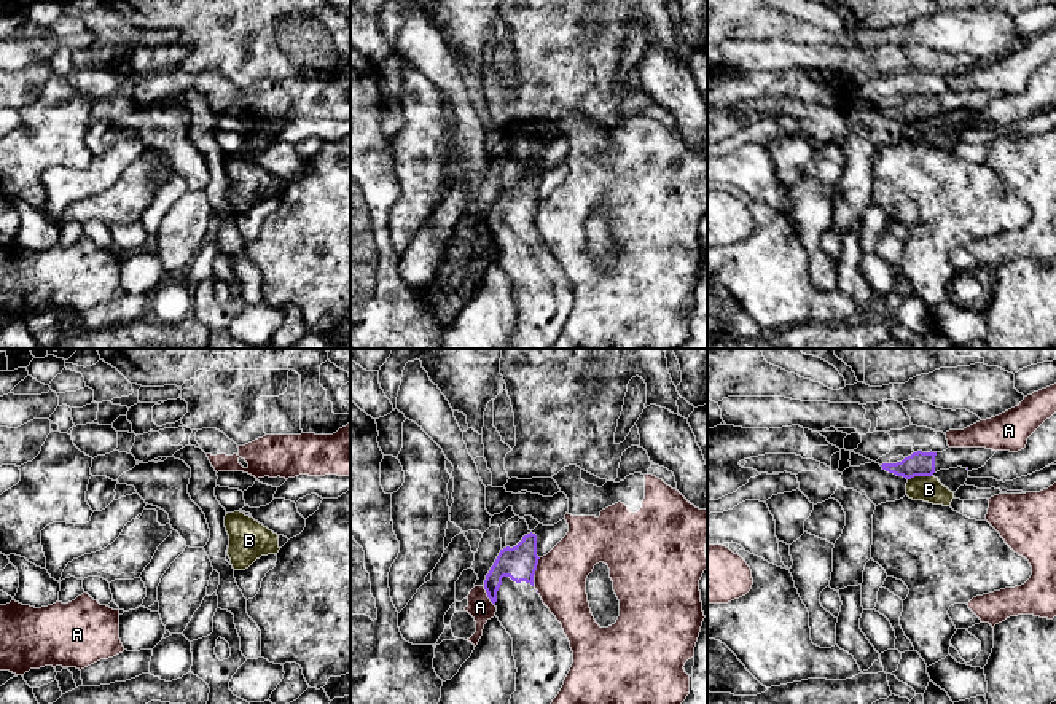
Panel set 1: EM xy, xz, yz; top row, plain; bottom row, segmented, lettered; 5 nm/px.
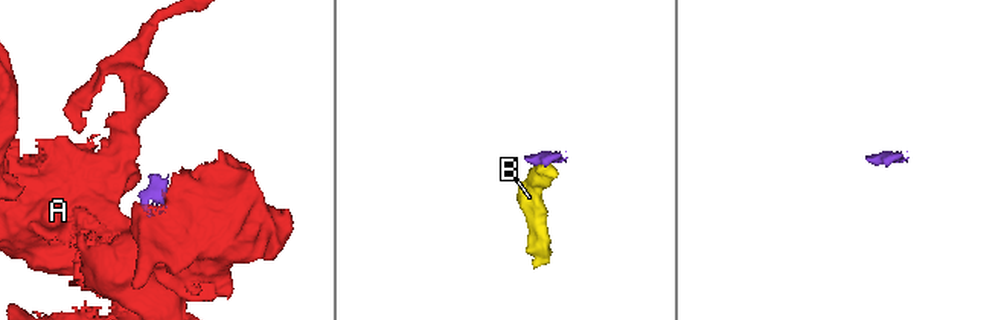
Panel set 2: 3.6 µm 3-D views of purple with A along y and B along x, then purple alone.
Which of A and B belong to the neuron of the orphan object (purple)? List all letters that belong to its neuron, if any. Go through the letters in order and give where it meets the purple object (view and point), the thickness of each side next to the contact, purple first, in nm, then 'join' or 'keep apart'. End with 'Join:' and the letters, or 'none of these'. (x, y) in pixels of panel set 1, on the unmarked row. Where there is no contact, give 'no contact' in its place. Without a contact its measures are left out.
A: contact xz (488, 239); calibres 180 and 120 nm; keep apart
B: contact yz (919, 118); calibres 130 and 130 nm; keep apart
Join: none of these

